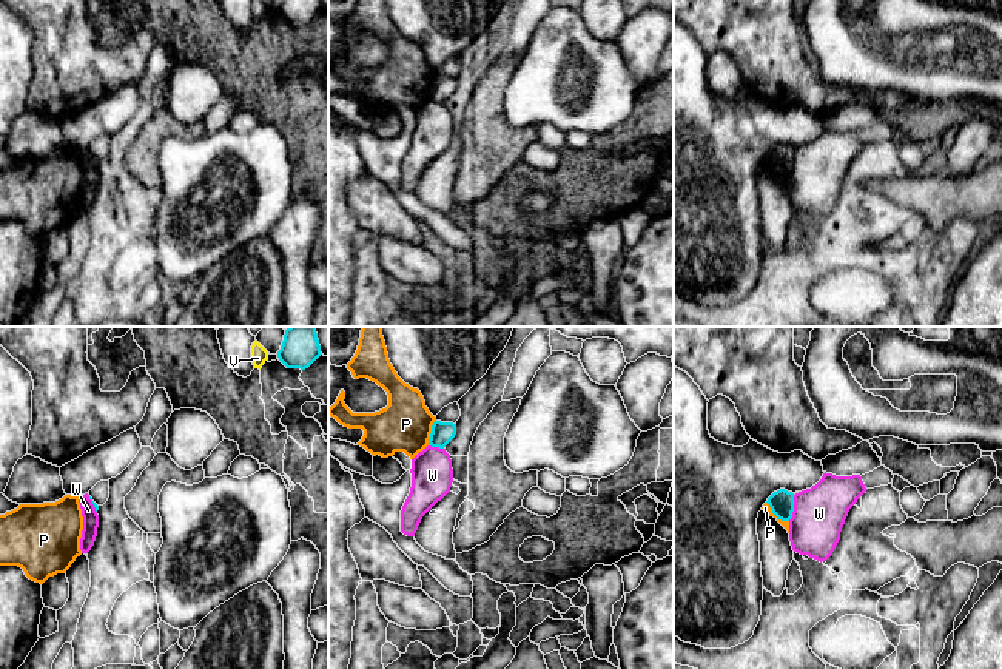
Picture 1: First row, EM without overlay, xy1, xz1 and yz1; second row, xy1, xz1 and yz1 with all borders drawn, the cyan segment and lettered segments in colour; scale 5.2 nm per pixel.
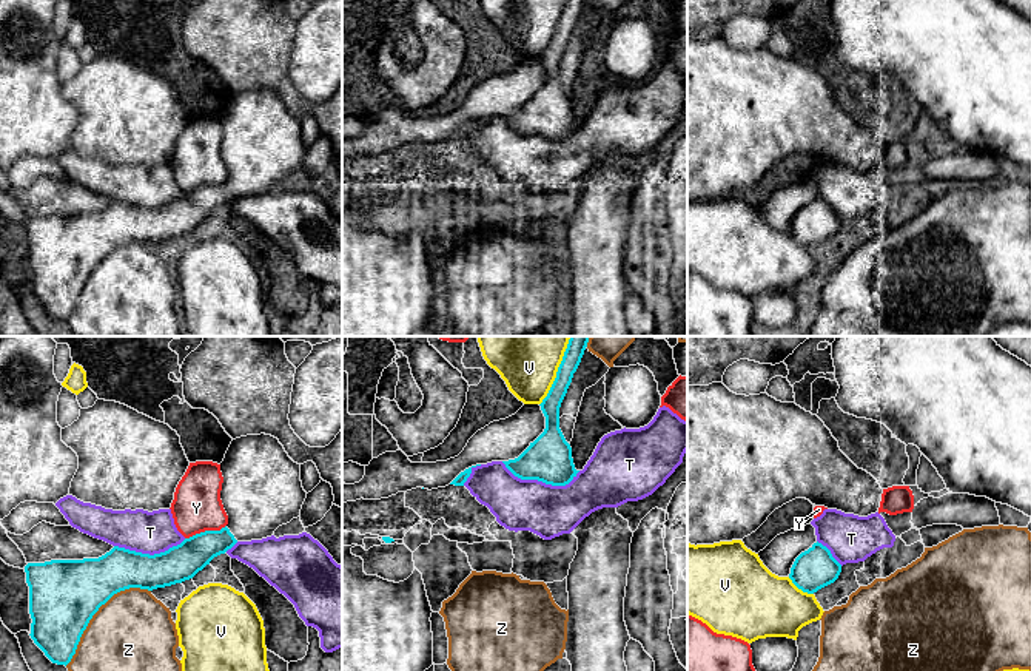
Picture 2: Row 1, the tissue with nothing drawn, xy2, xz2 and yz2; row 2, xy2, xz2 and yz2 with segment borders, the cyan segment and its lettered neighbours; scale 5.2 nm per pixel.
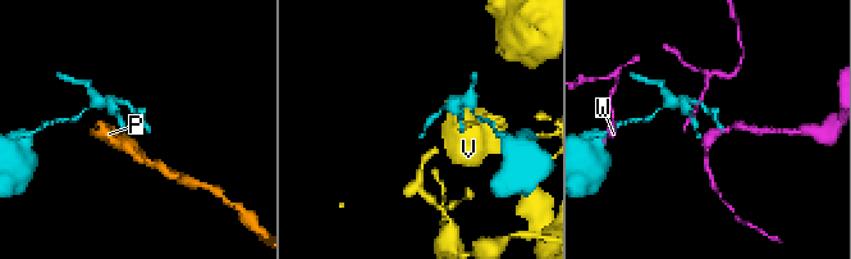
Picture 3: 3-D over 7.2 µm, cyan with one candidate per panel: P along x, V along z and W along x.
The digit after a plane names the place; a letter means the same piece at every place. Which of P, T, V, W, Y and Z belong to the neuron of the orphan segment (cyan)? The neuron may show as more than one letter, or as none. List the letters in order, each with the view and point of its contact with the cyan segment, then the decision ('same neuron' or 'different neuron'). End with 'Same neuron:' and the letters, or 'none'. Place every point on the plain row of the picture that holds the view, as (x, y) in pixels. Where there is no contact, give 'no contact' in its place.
P: meets cyan in yz1 at (776, 170); different neuron
T: meets cyan in xz2 at (541, 134); different neuron
V: meets cyan in xz2 at (557, 30); different neuron
W: meets cyan in yz1 at (793, 162); different neuron
Y: meets cyan in xy2 at (205, 185); different neuron
Z: meets cyan in xy2 at (97, 264); different neuron
Same neuron: none

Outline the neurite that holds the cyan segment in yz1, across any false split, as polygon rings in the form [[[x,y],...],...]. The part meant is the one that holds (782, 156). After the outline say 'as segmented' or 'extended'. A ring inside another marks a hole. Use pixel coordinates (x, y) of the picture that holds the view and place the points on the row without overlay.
[[[785,143],[774,146],[766,156],[772,168],[782,174],[789,176],[794,166],[794,148]]]; as segmented

